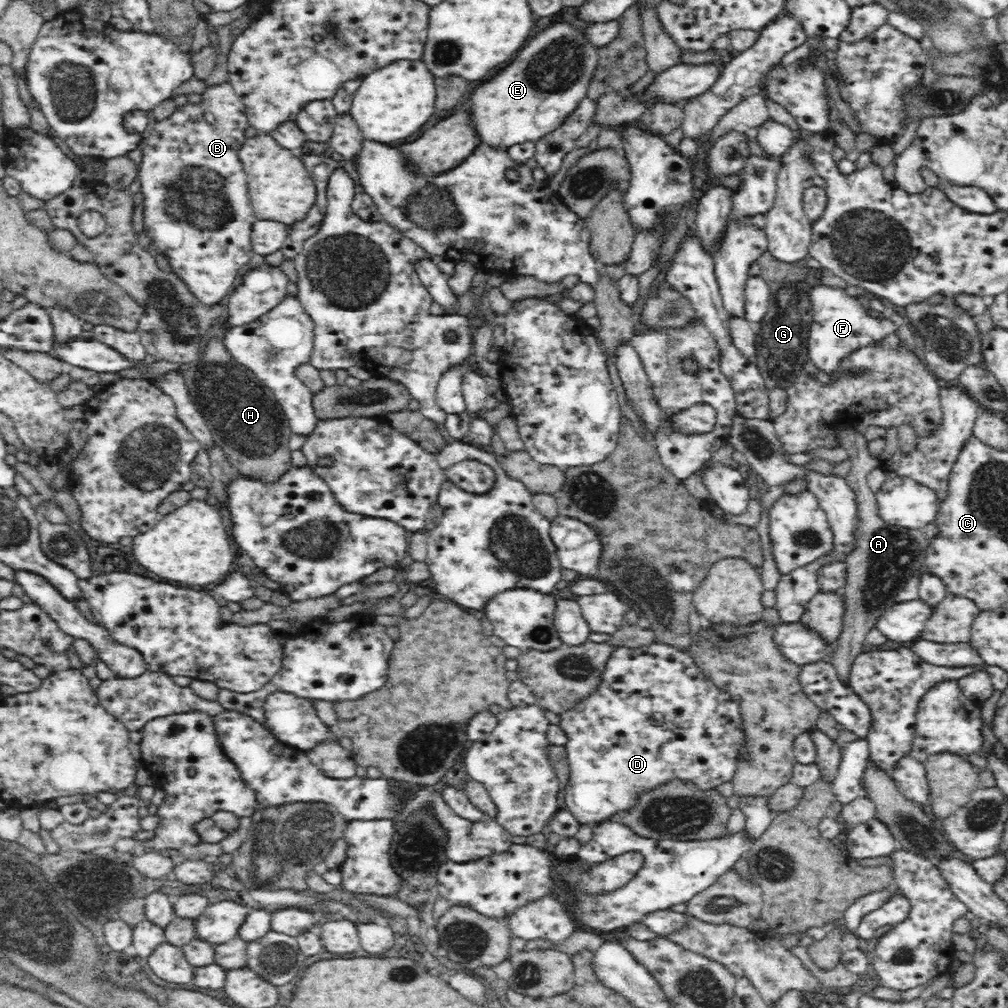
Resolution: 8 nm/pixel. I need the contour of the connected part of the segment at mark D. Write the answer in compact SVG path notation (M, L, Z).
M654 643L642 648L622 648L614 652L613 659L604 674L604 683L592 697L584 699L572 710L560 716L559 725L568 735L569 741L565 744L569 755L569 763L572 764L573 778L566 792L567 810L570 811L582 824L592 820L603 820L612 816L614 812L626 809L635 800L635 793L640 789L652 789L671 777L678 777L696 784L702 790L716 789L724 782L731 782L735 772L735 754L738 753L739 732L738 732L738 705L732 701L730 695L726 694L697 667L697 662L691 657L676 648L666 646L662 643Z

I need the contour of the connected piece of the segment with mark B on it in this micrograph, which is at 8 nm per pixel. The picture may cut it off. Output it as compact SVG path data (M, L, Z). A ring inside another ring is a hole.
M228 82L206 89L202 99L198 105L188 103L178 107L167 119L156 121L153 133L146 139L147 147L141 151L143 161L138 177L144 196L144 230L157 250L166 253L173 271L186 281L193 293L206 304L216 304L232 290L240 270L256 253L251 238L258 218L250 202L247 175L238 156L238 149L246 140L244 132L250 125L243 101ZM184 142L188 142L188 152L182 152Z

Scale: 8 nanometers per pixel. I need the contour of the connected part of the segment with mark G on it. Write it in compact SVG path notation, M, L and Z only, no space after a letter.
M768 250L757 258L757 263L761 267L764 281L770 288L770 308L762 319L762 329L757 335L755 365L760 369L768 388L789 387L795 377L804 372L803 366L809 358L808 336L814 313L811 303L812 288L816 286L846 288L848 284L842 278L834 276L826 267L806 268L806 266L796 266L796 264L801 264L796 261L786 264L774 258Z

